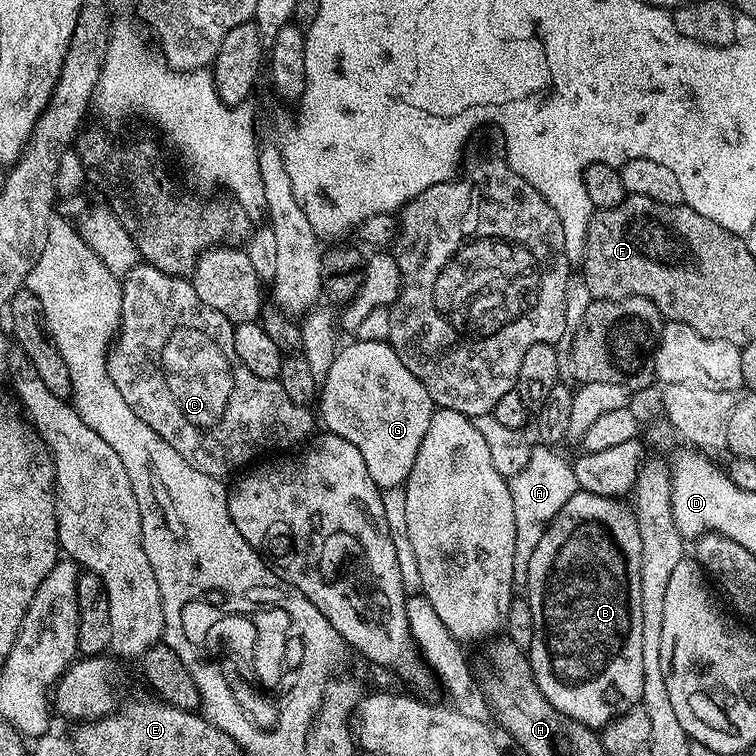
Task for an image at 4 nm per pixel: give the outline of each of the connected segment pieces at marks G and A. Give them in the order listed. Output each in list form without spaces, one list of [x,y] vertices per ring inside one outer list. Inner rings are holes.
[[[359,338],[353,340],[353,344],[348,344],[345,348],[343,345],[337,351],[334,362],[328,368],[327,374],[322,377],[322,383],[319,385],[318,405],[320,404],[320,416],[324,419],[323,427],[329,432],[338,434],[338,438],[346,438],[346,442],[358,446],[358,454],[362,454],[362,458],[366,462],[366,470],[370,470],[370,478],[374,478],[374,482],[380,489],[398,488],[408,479],[410,470],[414,466],[414,458],[418,454],[418,446],[422,446],[422,438],[426,438],[426,430],[430,430],[430,418],[434,411],[434,405],[426,386],[422,386],[422,382],[418,382],[418,378],[414,378],[414,374],[410,374],[410,370],[406,370],[406,366],[402,366],[402,358],[398,358],[398,354],[393,350],[391,344],[383,340],[361,340]]]
[[[537,443],[532,449],[526,466],[516,476],[511,477],[510,487],[514,498],[514,578],[513,585],[524,590],[528,586],[528,567],[530,556],[542,542],[542,534],[548,529],[549,522],[566,506],[566,502],[578,490],[572,460],[559,456],[555,447],[544,443]]]

